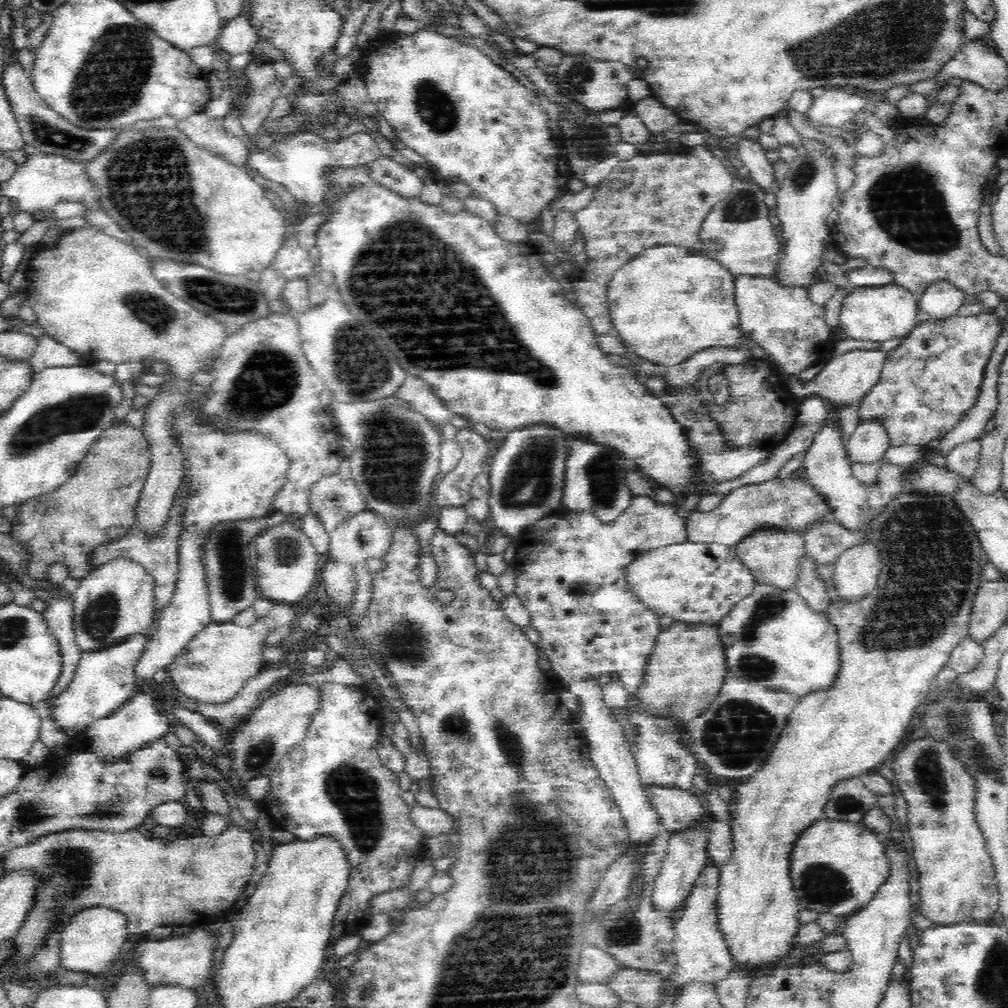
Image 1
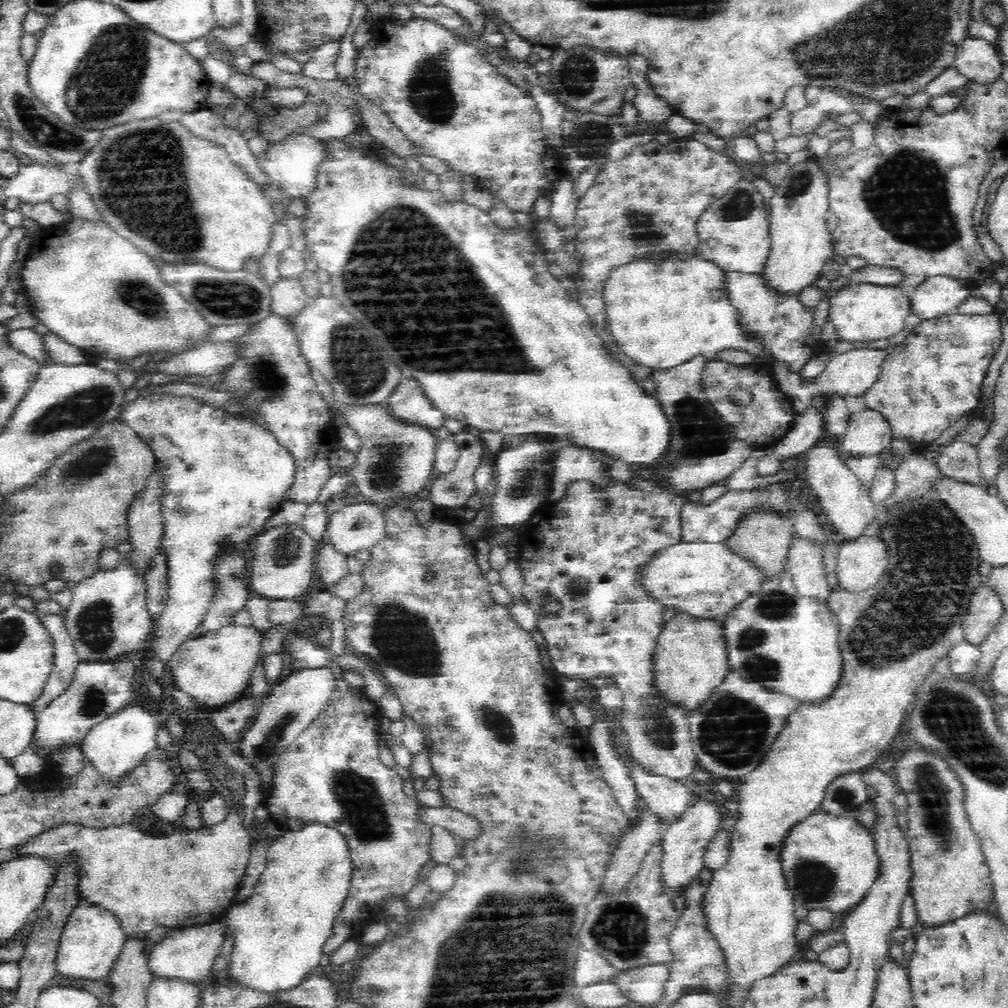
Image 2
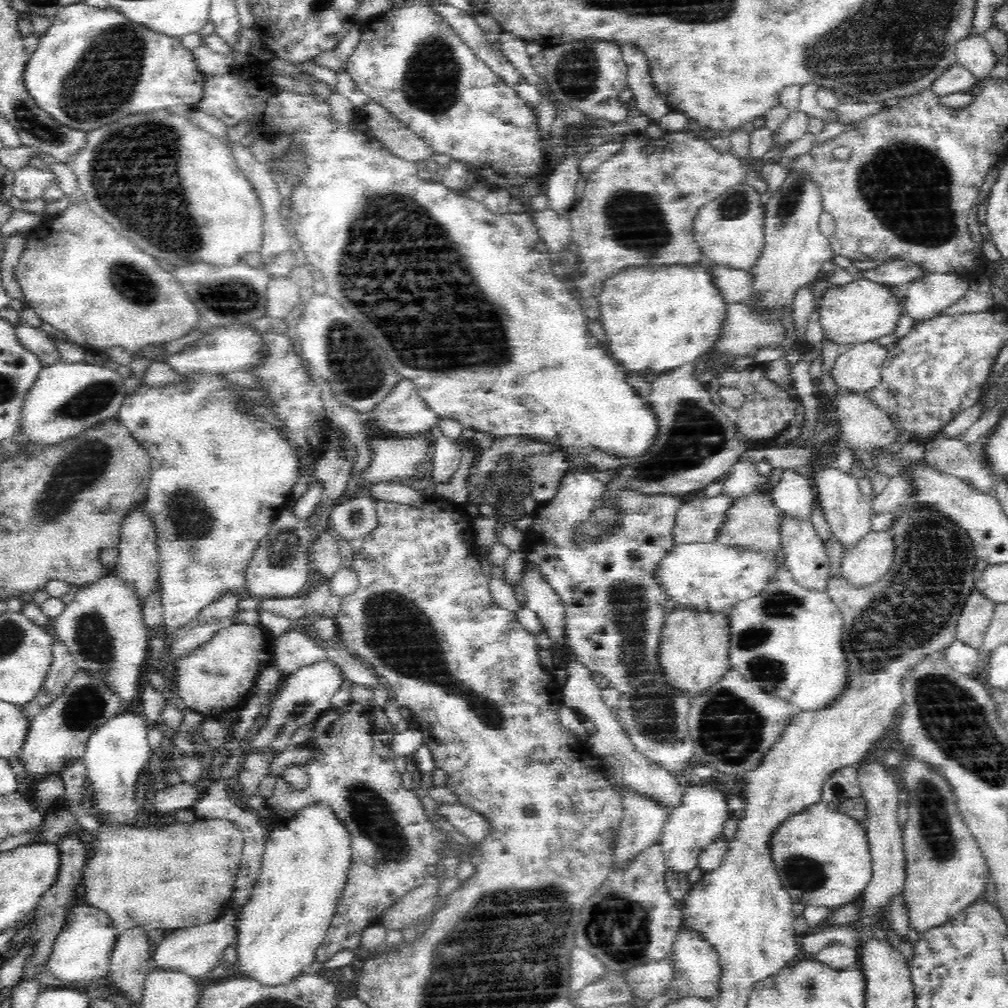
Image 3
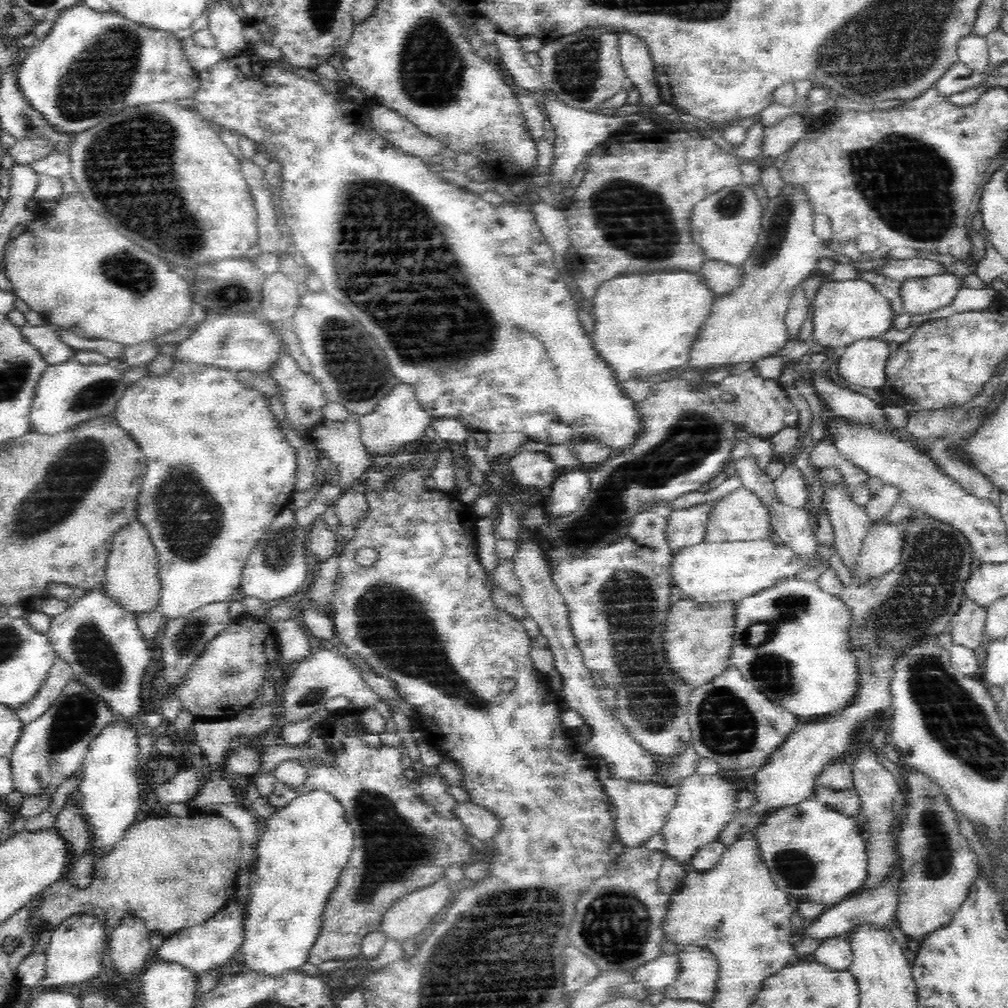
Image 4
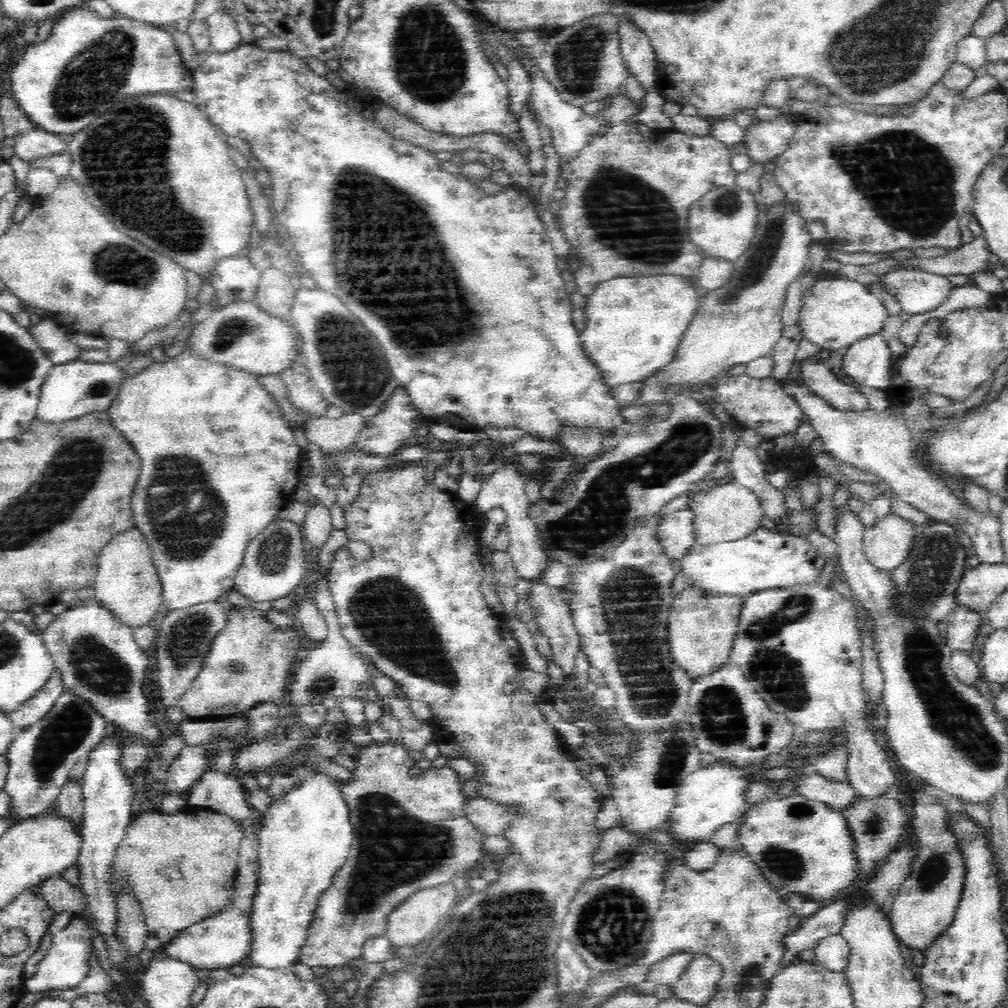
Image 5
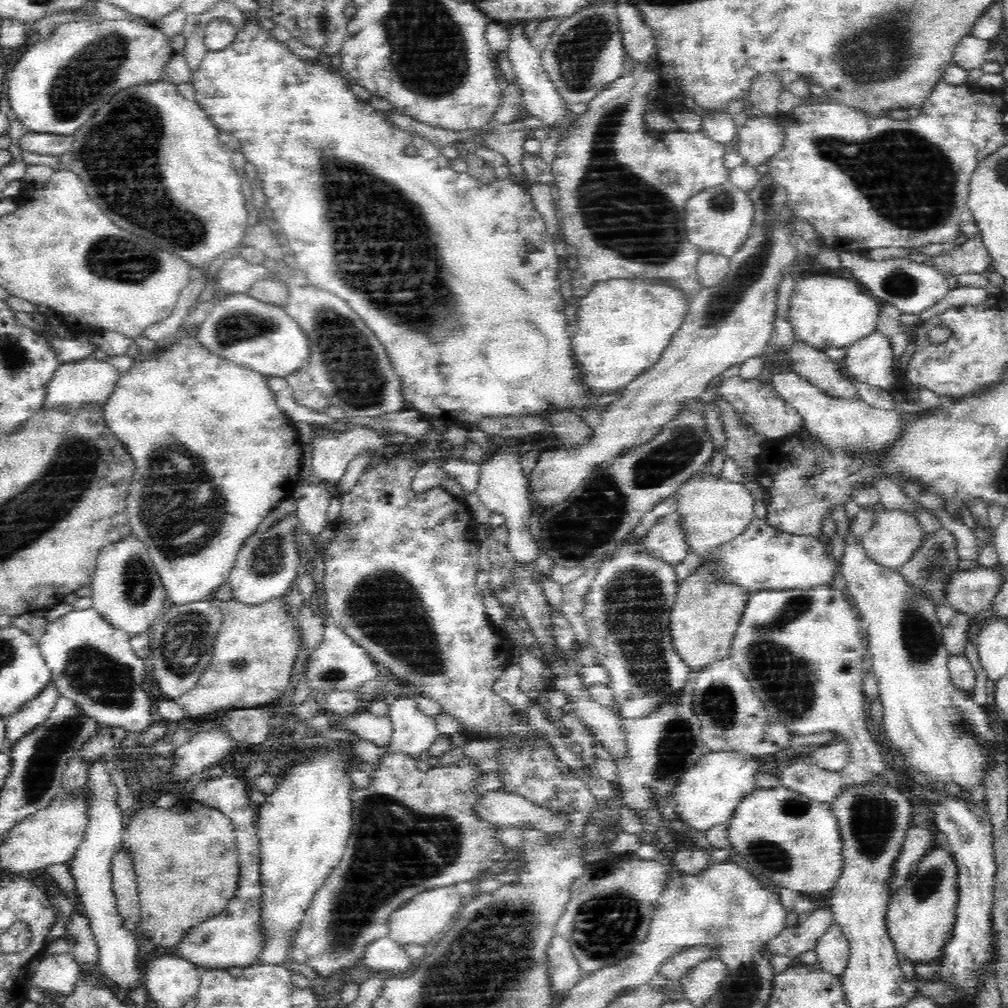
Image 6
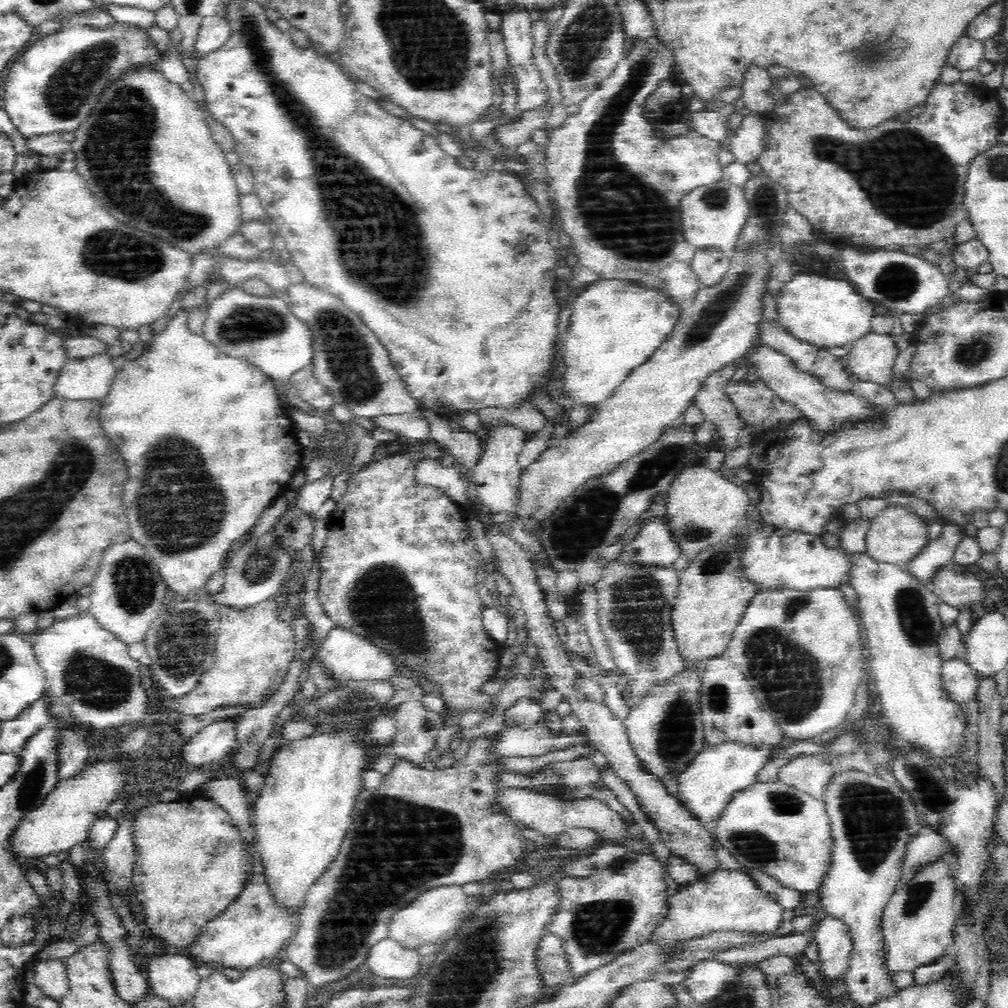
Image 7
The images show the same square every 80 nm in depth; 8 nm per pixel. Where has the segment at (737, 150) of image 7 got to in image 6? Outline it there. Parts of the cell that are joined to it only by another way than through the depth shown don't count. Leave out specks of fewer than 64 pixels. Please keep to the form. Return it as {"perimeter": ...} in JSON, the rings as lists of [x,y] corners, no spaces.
{"perimeter":[[[764,114],[749,117],[735,136],[743,163],[754,167],[766,162],[780,148],[782,137],[783,130],[775,116]]]}

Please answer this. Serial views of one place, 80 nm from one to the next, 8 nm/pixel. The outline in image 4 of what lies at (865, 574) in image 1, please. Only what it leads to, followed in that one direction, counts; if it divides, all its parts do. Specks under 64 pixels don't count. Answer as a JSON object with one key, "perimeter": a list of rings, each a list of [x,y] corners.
{"perimeter":[[[880,521],[874,523],[865,535],[862,552],[860,552],[860,561],[858,562],[858,570],[852,572],[853,576],[870,573],[878,578],[880,575],[890,572],[896,568],[902,560],[902,553],[904,552],[904,545],[907,544],[907,532],[898,524],[892,524],[888,521]]]}

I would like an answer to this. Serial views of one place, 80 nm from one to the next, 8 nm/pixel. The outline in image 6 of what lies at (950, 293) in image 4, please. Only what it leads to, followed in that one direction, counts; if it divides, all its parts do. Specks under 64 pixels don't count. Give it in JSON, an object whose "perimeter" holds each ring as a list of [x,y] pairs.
{"perimeter":[[[840,252],[840,266],[846,268],[856,284],[872,299],[897,308],[900,313],[921,315],[932,306],[941,304],[951,291],[947,275],[926,262],[914,262],[910,258],[886,258],[872,260],[860,252]]]}

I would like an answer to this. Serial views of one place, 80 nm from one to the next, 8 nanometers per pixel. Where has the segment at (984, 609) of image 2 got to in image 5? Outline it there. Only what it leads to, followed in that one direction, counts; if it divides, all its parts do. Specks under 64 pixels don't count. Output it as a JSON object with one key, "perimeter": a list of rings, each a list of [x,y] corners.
{"perimeter":[[[955,606],[948,616],[948,627],[945,643],[952,651],[968,651],[972,649],[982,616],[963,606]]]}

